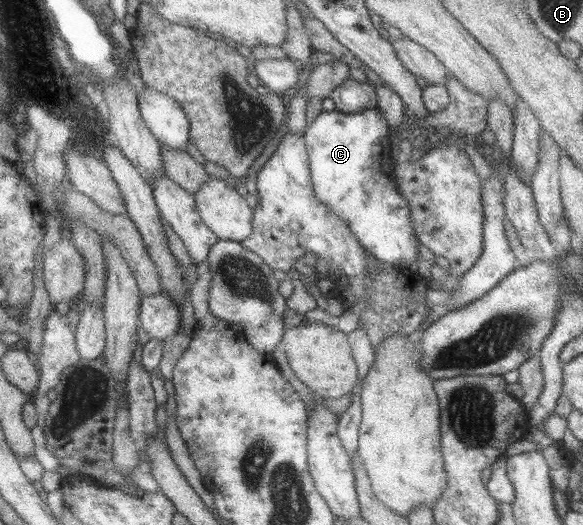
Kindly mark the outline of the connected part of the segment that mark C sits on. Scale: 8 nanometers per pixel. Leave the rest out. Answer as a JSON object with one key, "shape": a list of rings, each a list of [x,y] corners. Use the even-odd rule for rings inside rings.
{"shape":[[[378,108],[352,114],[337,109],[322,111],[307,126],[303,138],[309,154],[313,187],[318,198],[345,220],[361,246],[377,260],[390,265],[408,267],[415,258],[418,259],[417,246],[420,242],[413,231],[409,206],[399,193],[395,181],[395,169],[391,159],[391,129],[386,115]]]}

